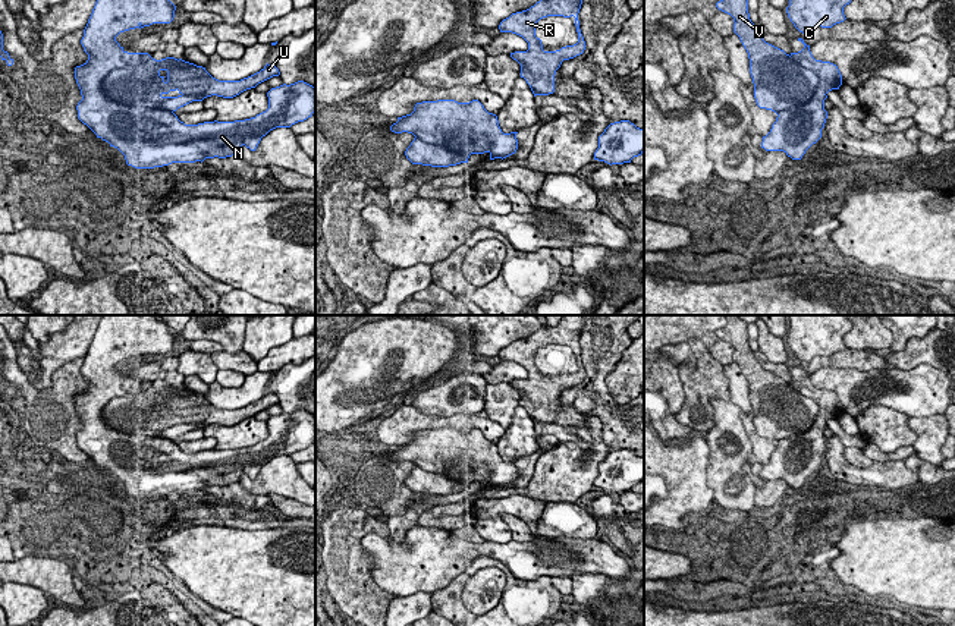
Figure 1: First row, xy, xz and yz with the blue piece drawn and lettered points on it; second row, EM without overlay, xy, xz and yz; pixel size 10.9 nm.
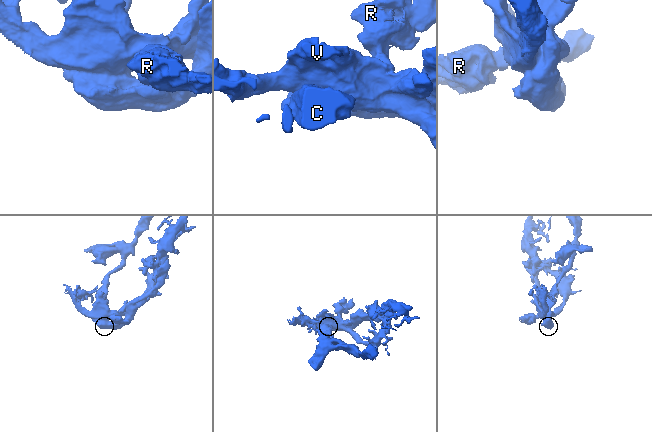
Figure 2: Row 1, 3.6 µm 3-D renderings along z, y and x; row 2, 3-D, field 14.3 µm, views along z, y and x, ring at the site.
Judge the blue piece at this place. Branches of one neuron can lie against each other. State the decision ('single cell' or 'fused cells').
fused cells

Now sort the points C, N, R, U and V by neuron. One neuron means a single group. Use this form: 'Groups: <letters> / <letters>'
Groups: C N / R U V

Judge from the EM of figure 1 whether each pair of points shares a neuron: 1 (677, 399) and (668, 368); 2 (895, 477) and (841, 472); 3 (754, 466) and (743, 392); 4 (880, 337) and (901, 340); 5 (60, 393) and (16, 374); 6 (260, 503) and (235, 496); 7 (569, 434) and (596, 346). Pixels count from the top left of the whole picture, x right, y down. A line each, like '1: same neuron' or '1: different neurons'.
1: same neuron
2: same neuron
3: same neuron
4: different neurons
5: same neuron
6: same neuron
7: different neurons

